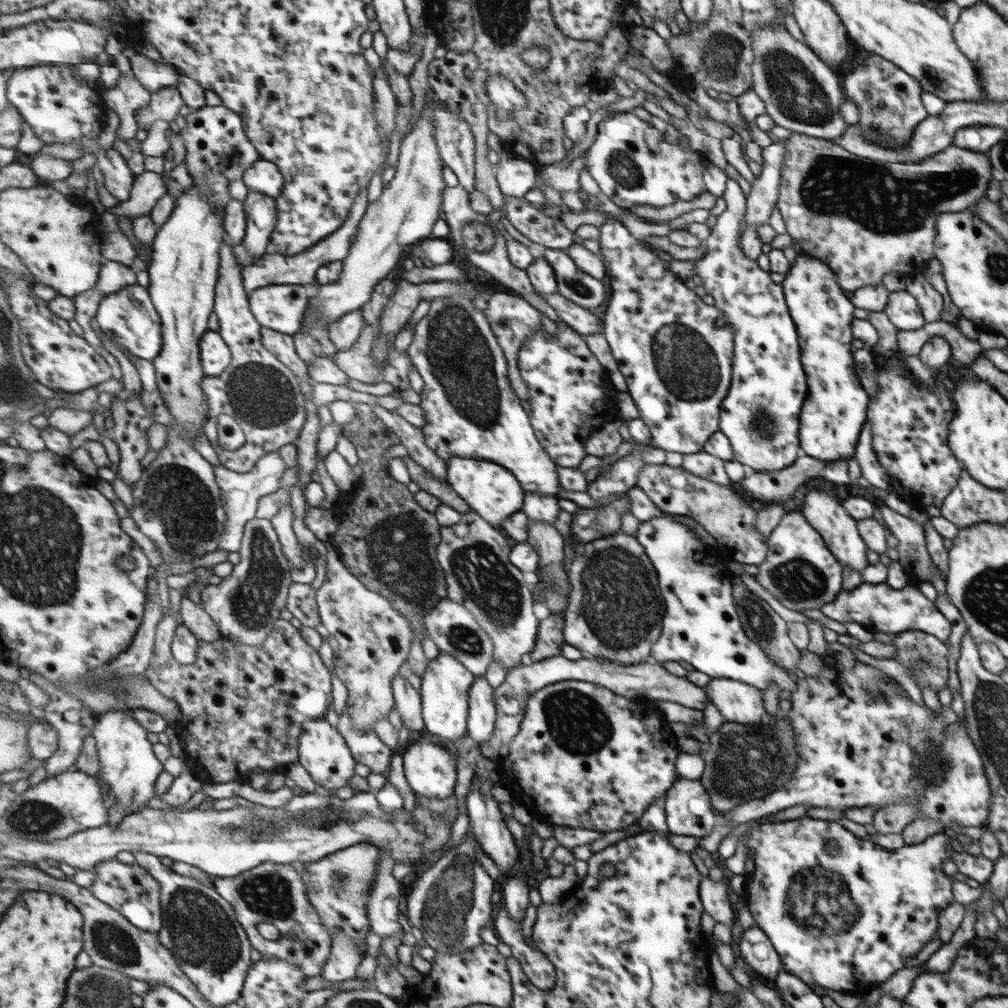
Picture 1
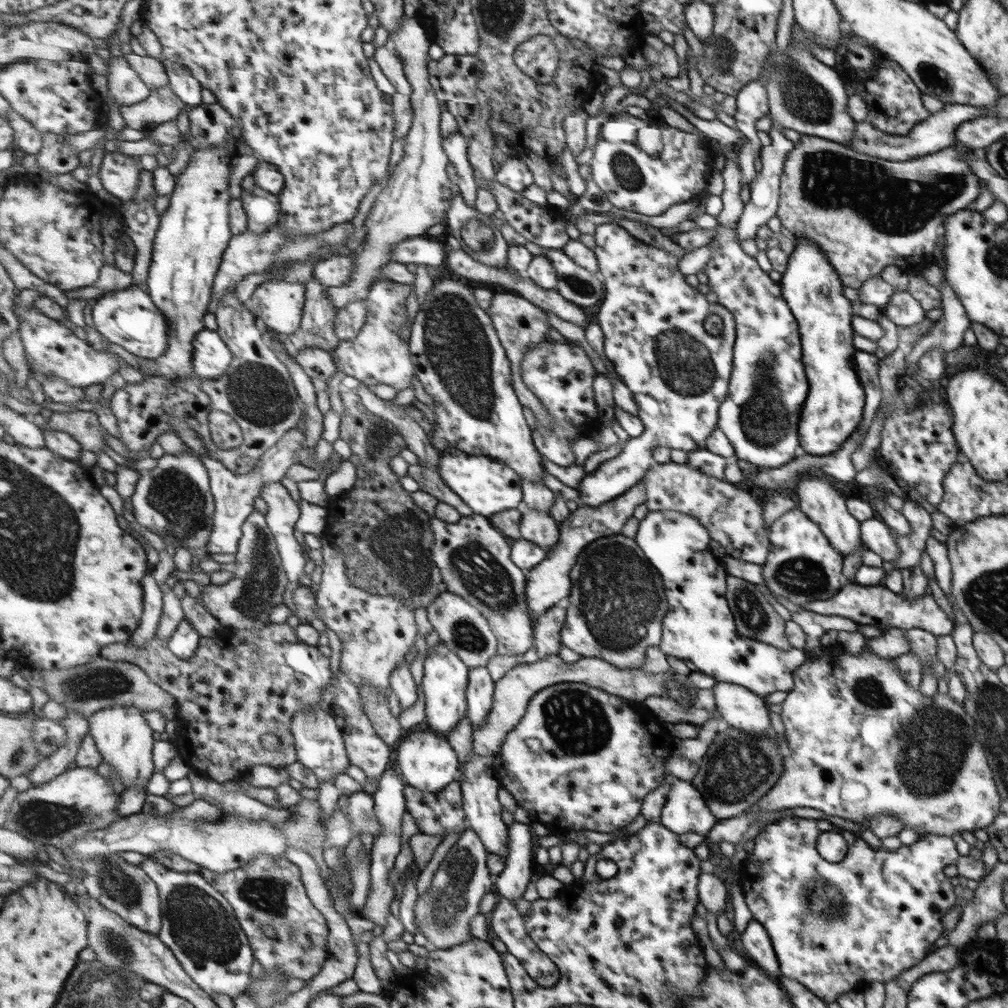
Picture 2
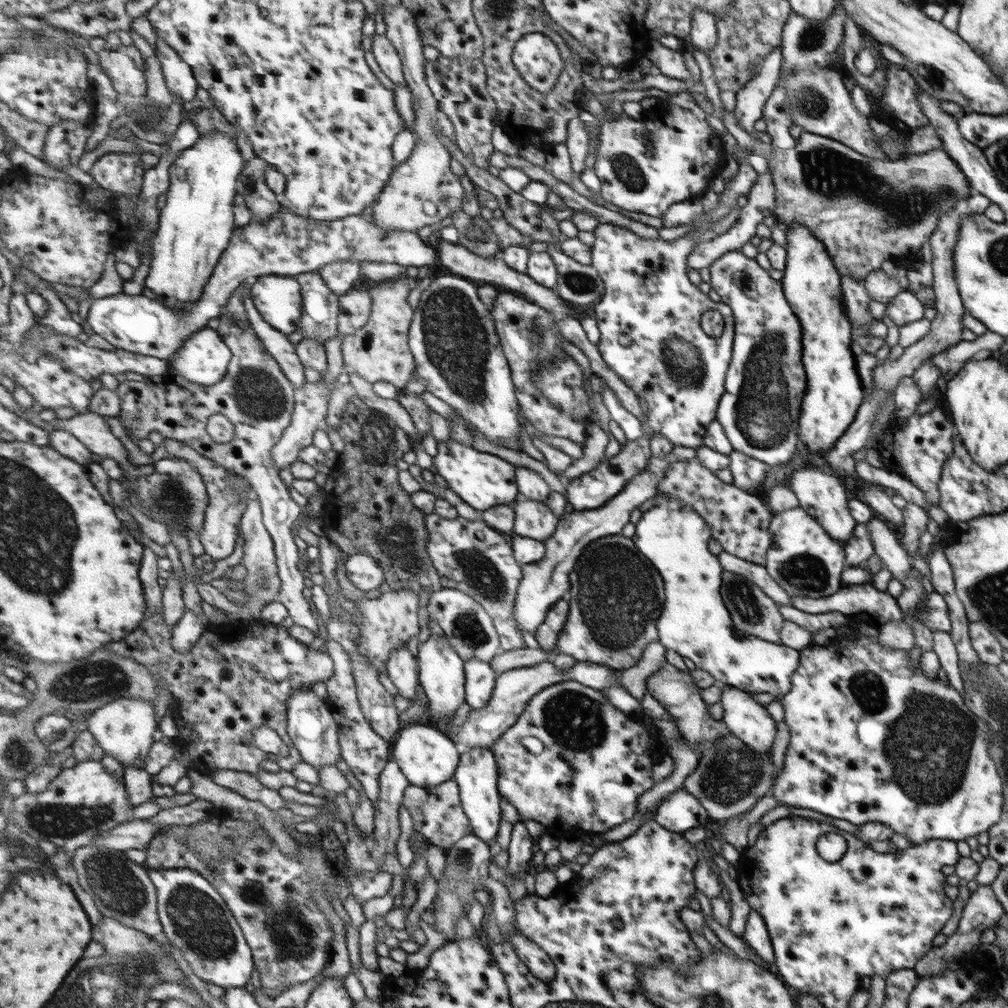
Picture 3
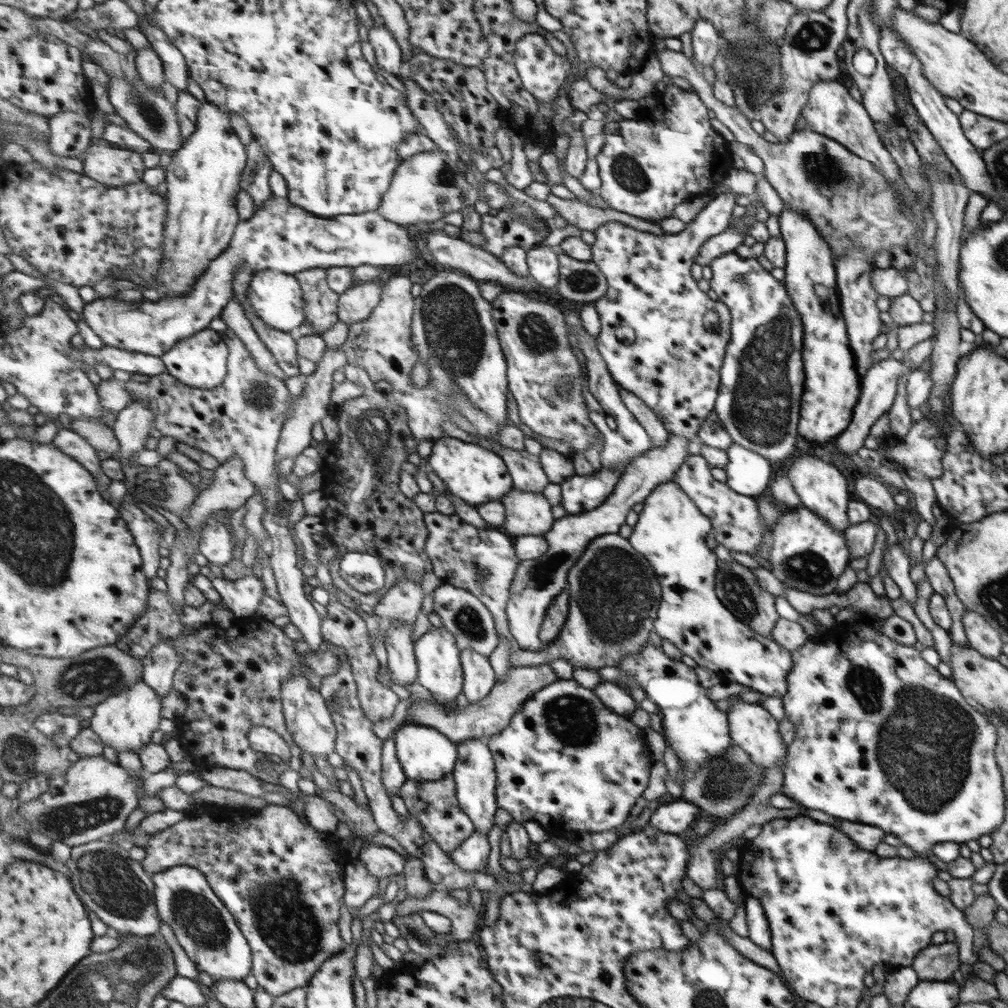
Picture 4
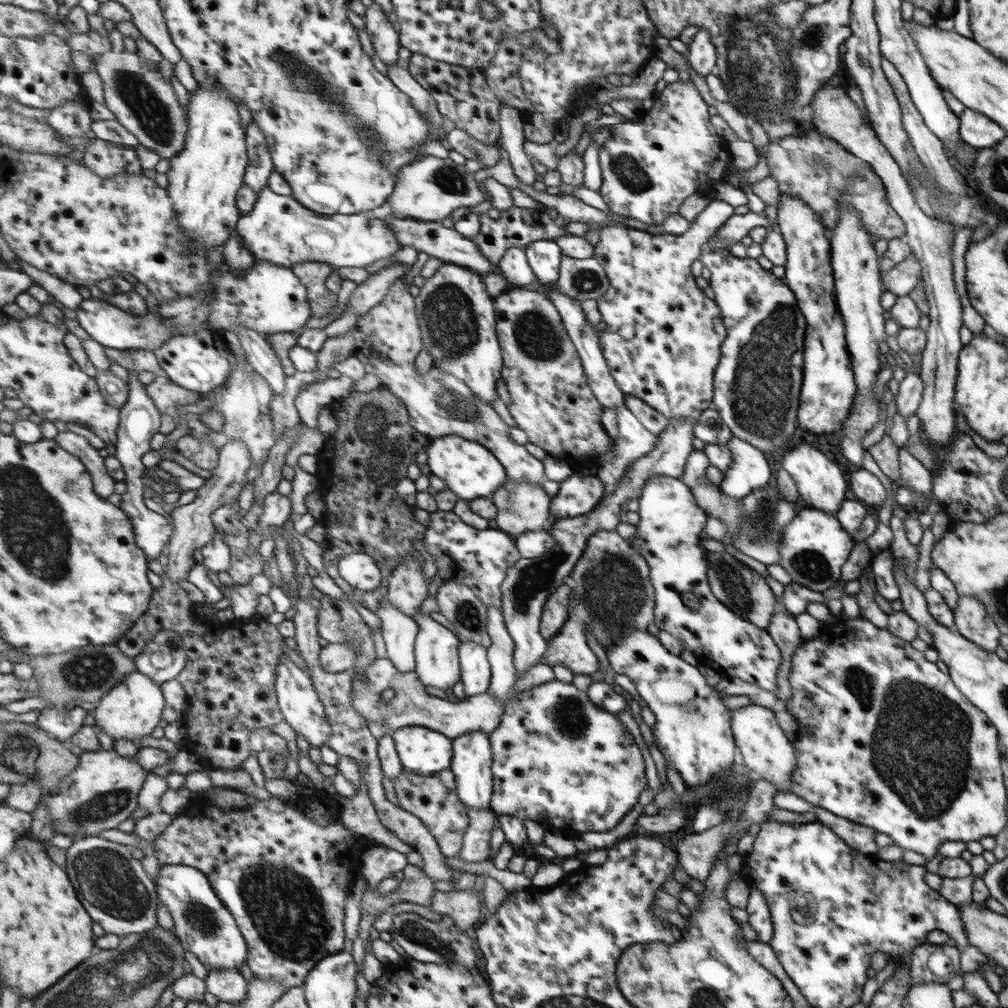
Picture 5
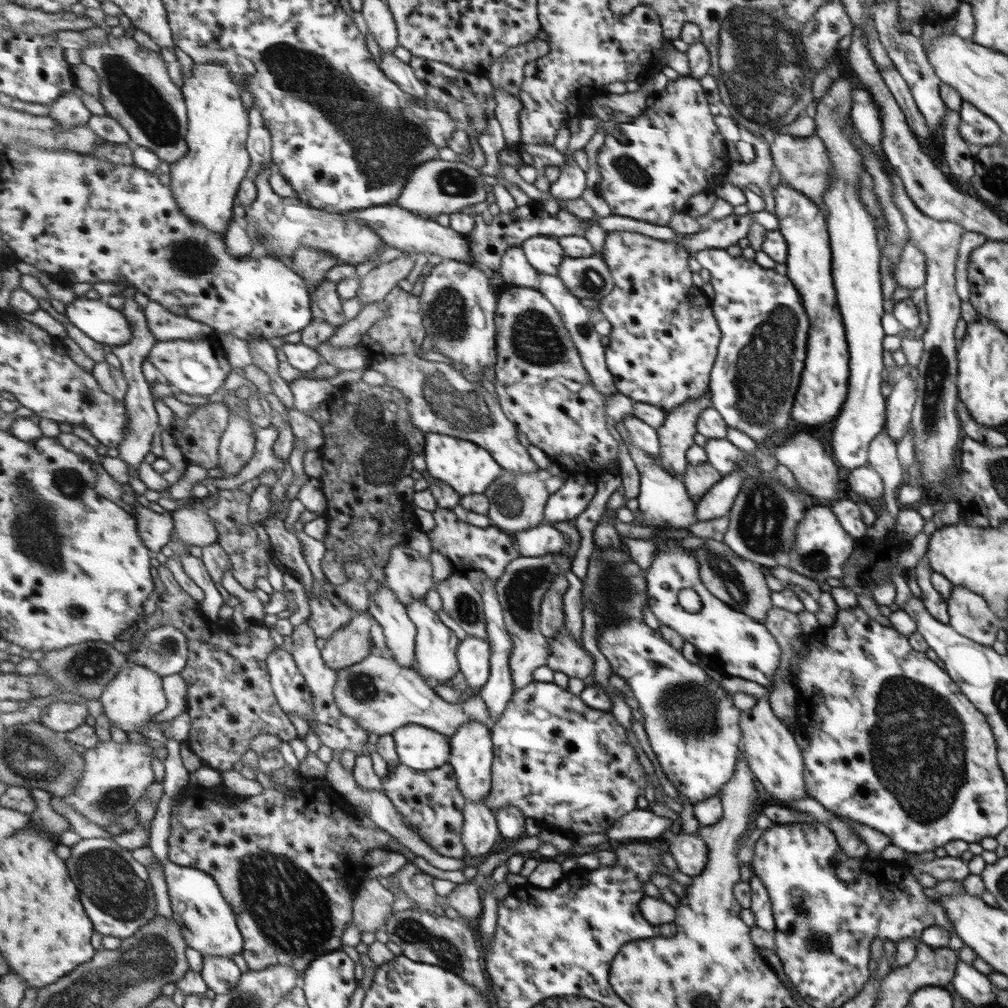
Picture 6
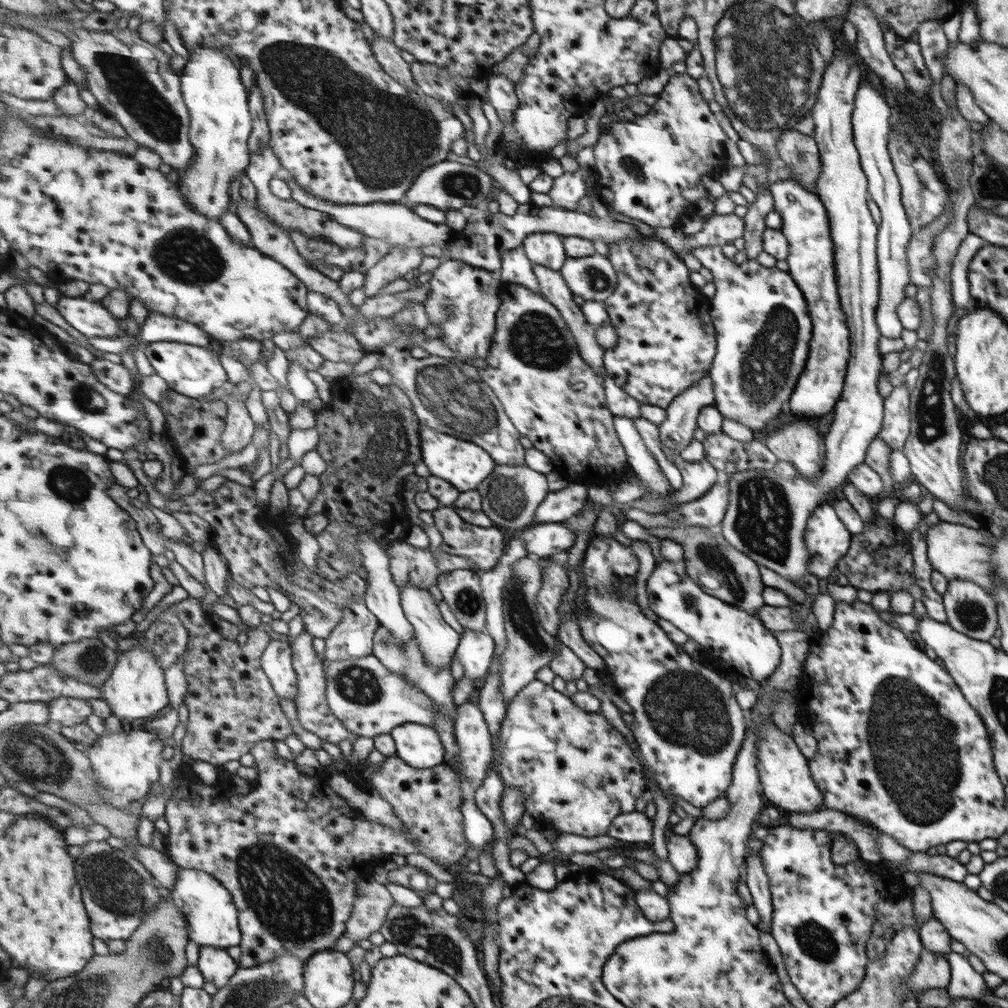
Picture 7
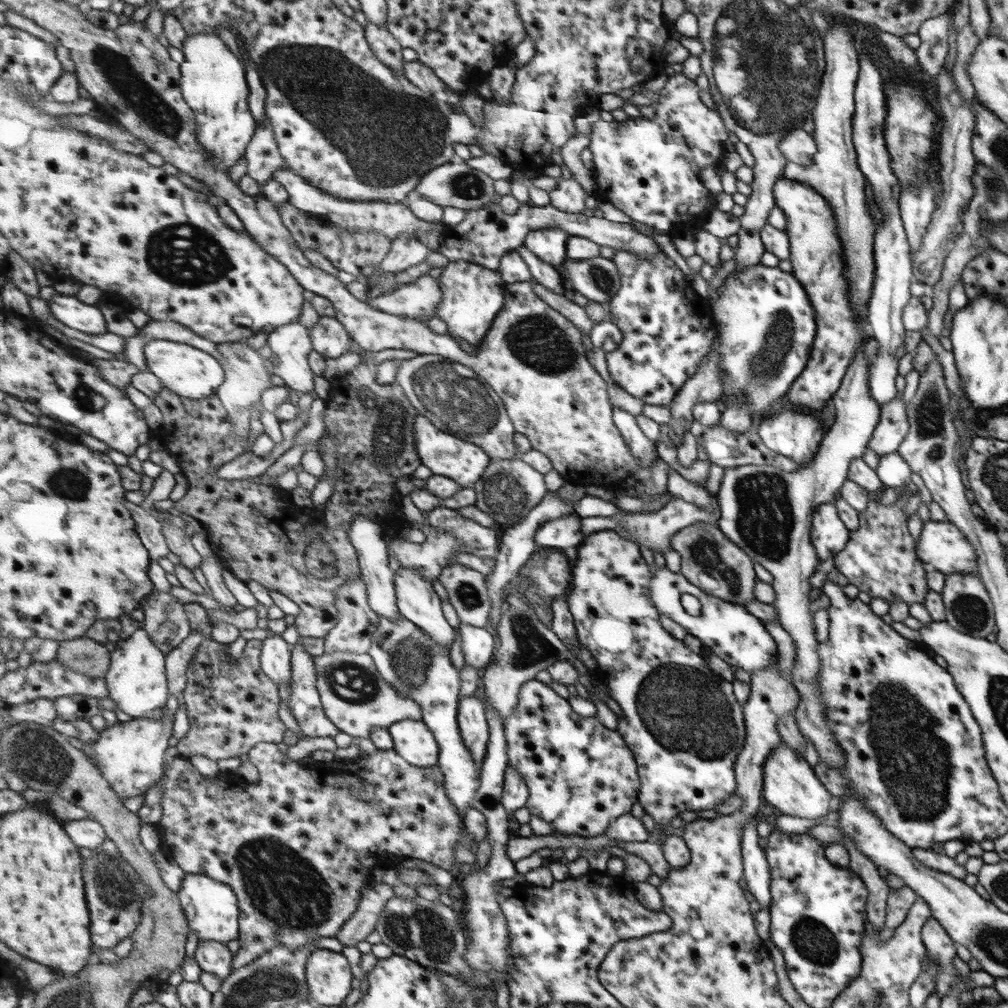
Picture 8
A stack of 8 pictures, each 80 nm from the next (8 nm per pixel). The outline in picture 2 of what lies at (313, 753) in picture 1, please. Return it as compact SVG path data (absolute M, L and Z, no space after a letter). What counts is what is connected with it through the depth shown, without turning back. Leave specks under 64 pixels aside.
M317 706L312 710L299 712L294 716L291 732L298 749L298 761L309 768L319 782L329 782L349 768L350 755L346 749L346 739L334 715L326 714Z

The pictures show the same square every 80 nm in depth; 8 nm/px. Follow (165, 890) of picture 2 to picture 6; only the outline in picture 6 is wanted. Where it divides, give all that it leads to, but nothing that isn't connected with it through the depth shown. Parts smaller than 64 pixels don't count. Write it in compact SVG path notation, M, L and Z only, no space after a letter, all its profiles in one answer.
M171 739L167 741L167 747L168 757L163 762L165 766L164 793L149 822L148 847L153 850L153 857L161 864L175 921L181 924L181 929L190 936L193 948L203 958L211 955L231 959L235 955L242 955L245 950L245 939L234 907L227 902L213 875L207 874L204 870L175 864L168 858L167 839L172 828L172 800L190 784L190 770L185 768L182 759L182 743Z

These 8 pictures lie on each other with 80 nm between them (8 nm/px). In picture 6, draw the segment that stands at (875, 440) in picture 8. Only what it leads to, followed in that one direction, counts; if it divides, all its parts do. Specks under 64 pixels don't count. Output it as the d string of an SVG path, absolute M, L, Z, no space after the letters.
M906 376L889 387L887 395L887 422L889 440L897 444L910 428L910 414L915 402L916 379Z

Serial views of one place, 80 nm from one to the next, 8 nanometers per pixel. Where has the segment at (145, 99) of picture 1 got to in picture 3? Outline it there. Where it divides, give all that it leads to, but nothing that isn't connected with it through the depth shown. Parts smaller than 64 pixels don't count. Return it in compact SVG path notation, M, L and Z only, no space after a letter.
M105 48L97 53L99 64L112 82L118 94L145 96L147 94L147 77L139 70L136 62L125 53Z

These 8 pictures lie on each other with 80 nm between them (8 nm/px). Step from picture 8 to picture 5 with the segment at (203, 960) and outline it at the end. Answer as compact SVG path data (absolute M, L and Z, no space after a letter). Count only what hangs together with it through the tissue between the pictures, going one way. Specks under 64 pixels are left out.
M211 969L206 979L207 991L219 1002L243 1003L249 983L237 969Z

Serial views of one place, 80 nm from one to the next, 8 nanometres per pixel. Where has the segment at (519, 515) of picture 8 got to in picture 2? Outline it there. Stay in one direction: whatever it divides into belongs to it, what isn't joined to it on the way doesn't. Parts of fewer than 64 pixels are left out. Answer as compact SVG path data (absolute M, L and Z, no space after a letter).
M522 507L523 521L521 532L523 538L538 544L548 555L559 544L560 527L554 516L543 511Z

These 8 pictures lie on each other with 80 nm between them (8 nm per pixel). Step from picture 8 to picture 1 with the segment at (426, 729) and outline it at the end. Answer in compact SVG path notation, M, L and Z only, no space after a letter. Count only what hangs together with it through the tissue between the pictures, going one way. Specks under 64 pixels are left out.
M418 739L408 743L403 753L403 767L406 780L416 794L441 800L454 796L457 784L457 761L452 753L453 748L445 744L420 742Z

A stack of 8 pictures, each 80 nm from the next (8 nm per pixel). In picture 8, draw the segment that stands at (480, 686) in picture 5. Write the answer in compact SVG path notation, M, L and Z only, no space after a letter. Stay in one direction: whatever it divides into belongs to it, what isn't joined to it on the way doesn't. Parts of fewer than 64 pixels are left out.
M460 623L462 654L465 664L474 668L486 668L498 647L497 635L490 627Z

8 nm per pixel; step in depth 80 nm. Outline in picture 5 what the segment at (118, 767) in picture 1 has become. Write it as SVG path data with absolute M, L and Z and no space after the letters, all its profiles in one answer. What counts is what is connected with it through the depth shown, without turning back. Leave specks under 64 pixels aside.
M136 670L94 704L96 730L103 731L113 740L126 739L138 744L138 740L149 736L157 726L159 727L165 707L166 697L162 687L146 674Z

